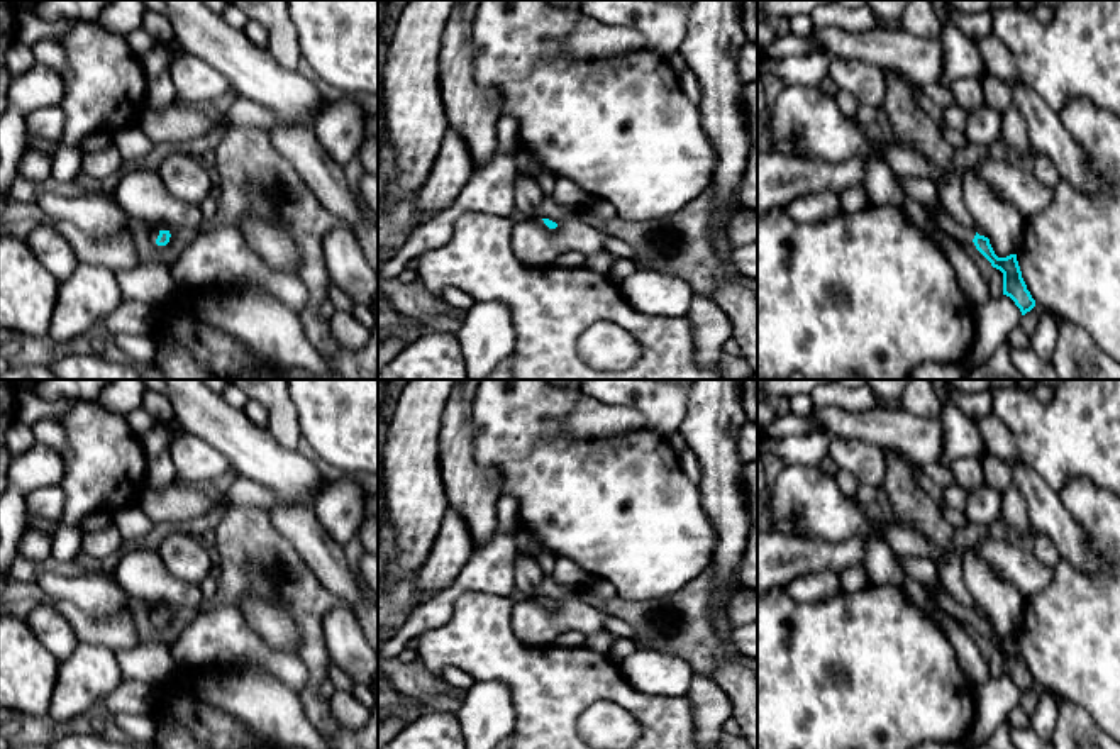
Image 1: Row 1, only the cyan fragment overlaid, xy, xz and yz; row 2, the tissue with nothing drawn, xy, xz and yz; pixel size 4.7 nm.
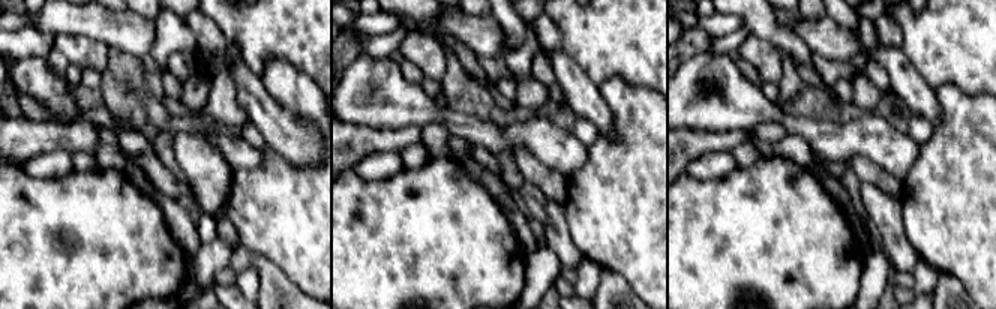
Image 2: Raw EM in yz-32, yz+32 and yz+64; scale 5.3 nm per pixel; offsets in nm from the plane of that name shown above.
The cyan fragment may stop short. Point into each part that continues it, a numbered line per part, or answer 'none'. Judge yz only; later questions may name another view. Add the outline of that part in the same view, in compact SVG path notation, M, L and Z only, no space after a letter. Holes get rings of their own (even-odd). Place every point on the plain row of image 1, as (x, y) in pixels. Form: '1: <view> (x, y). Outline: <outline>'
1: yz (941, 595). Outline: M942 583L929 586L929 593L934 596L935 603L952 619L964 624L973 620L976 615L976 608L962 607L945 588Z

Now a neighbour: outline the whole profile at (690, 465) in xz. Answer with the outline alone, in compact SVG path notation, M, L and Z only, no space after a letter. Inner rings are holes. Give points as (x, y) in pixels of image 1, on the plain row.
M688 449L679 456L679 463L681 468L685 471L685 474L693 481L698 483L700 476L701 476L701 468L700 463L696 459L696 456Z

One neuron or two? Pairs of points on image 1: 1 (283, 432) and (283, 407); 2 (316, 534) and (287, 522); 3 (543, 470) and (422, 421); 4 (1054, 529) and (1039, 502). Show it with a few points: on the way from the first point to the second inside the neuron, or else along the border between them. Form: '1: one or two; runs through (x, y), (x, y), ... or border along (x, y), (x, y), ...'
1: one; runs through (283, 426), (283, 414)
2: one; runs through (309, 534), (293, 522)
3: two; border along (473, 400), (473, 458), (485, 473), (497, 473)
4: one; runs through (1054, 522), (1044, 509)

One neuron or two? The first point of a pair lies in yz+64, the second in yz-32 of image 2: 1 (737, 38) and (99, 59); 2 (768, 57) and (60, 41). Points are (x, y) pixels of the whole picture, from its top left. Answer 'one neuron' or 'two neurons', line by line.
1: two neurons
2: one neuron

